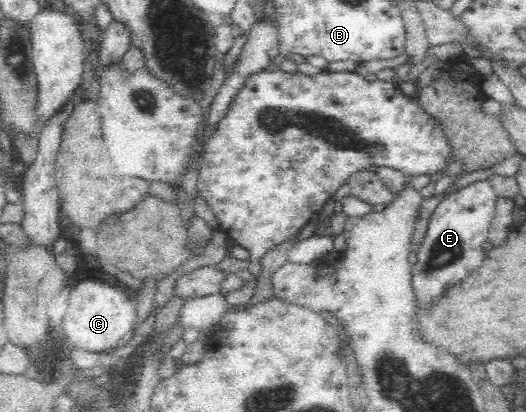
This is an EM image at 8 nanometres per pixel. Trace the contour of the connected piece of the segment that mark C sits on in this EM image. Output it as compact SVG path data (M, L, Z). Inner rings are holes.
M84 280L79 282L69 294L68 312L63 318L64 324L61 327L63 337L68 338L67 344L86 348L92 352L102 352L110 346L116 346L118 340L129 334L130 328L138 320L137 306L135 301L128 298L128 295L114 286L94 282L94 280Z

